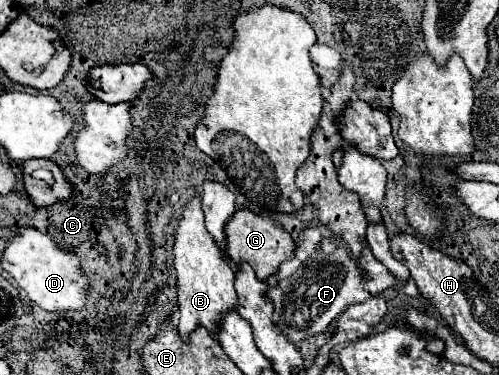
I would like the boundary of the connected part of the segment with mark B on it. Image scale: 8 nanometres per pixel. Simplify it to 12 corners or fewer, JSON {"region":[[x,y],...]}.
{"region":[[201,198],[175,226],[179,332],[215,334],[235,272],[205,232]]}

